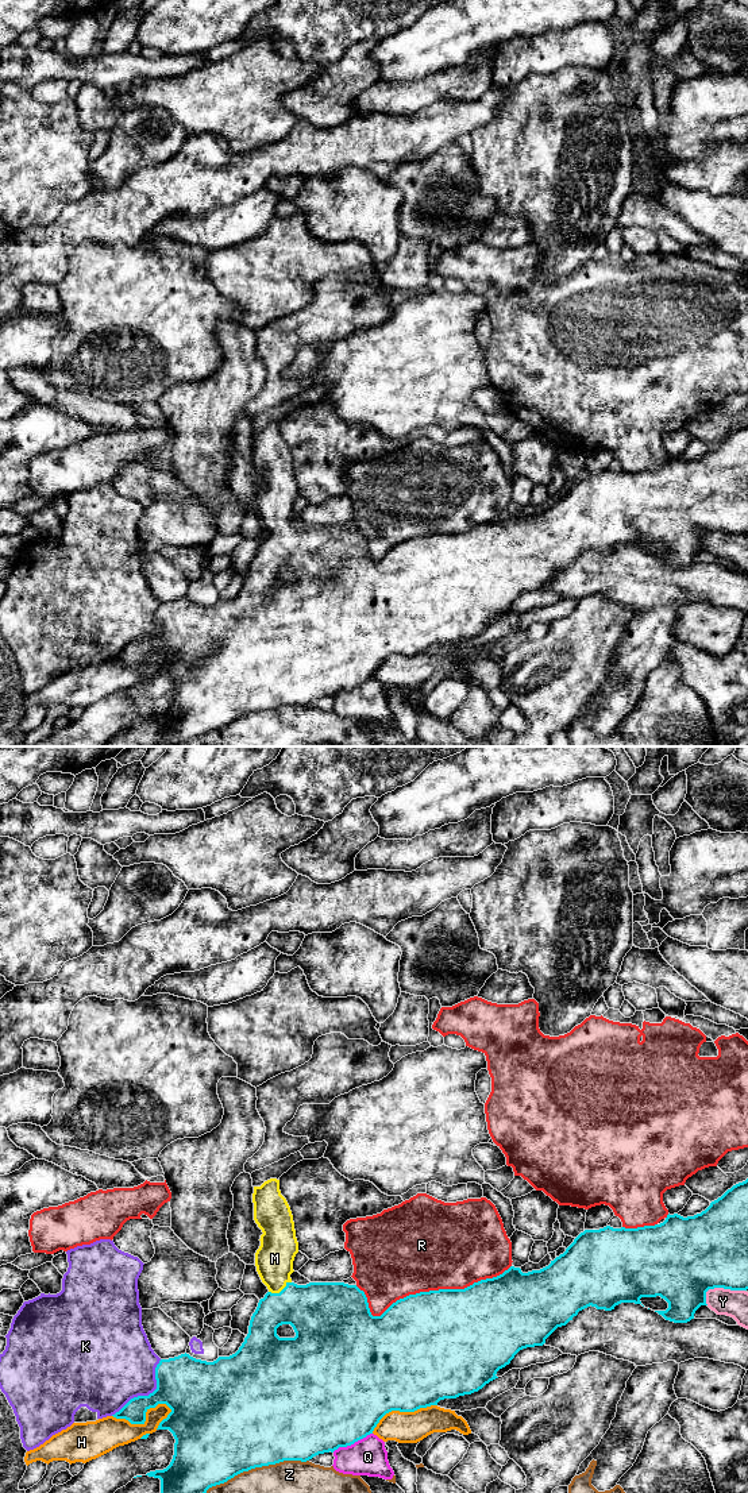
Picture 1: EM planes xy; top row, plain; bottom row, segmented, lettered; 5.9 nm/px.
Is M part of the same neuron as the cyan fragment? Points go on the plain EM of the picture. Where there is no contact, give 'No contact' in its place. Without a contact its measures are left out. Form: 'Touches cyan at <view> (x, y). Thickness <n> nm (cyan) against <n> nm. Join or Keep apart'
Touches cyan at xy (281, 535). Thickness 360 nm (cyan) against 220 nm. Join

